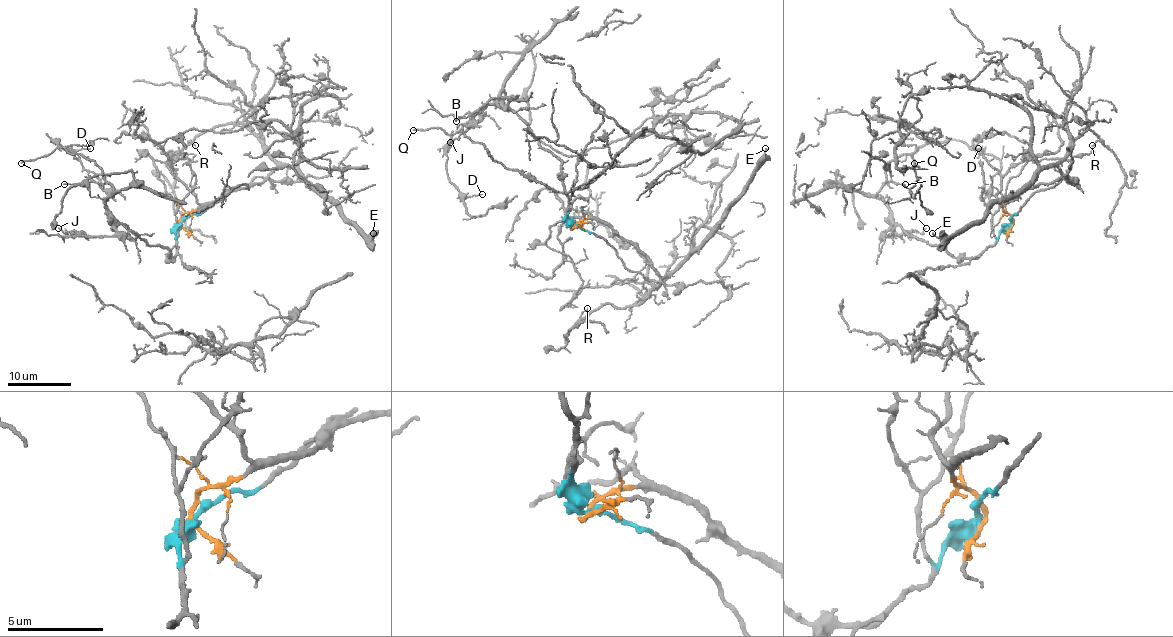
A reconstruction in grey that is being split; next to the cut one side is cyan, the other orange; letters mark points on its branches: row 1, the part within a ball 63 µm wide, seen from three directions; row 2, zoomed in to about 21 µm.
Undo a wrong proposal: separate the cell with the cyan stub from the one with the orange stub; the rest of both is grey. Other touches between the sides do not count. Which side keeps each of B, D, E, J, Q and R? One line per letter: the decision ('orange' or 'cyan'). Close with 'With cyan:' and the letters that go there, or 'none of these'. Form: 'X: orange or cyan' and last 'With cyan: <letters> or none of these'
B: cyan
D: cyan
E: orange
J: cyan
Q: cyan
R: orange
With cyan: B, D, J, Q

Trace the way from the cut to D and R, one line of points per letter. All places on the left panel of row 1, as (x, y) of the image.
D: (181, 222), (171, 258), (121, 223), (106, 204), (113, 187), (103, 172), (54, 139), (63, 149), (90, 149)
R: (181, 220), (184, 212), (261, 184), (276, 166), (267, 147), (240, 123), (210, 128), (189, 141), (195, 145)

